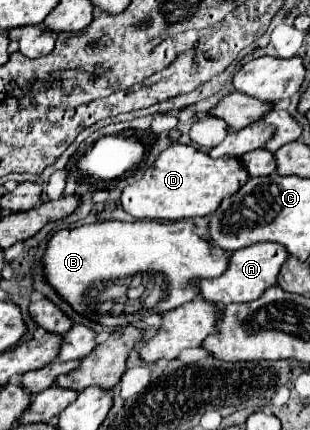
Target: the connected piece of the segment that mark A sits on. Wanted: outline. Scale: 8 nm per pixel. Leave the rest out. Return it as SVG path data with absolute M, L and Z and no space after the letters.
M258 243L258 245L250 245L246 249L238 249L238 251L230 253L228 269L220 277L200 281L200 297L204 301L214 303L216 307L236 303L236 301L238 303L254 301L264 293L264 289L268 289L276 283L280 267L286 259L288 259L286 249L276 243Z

